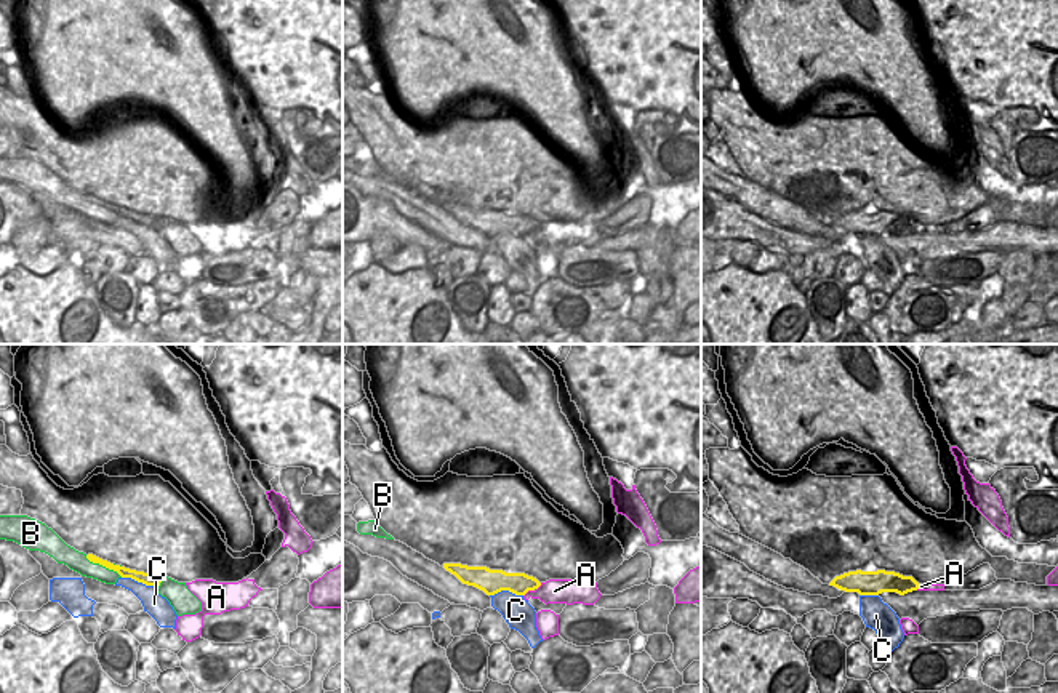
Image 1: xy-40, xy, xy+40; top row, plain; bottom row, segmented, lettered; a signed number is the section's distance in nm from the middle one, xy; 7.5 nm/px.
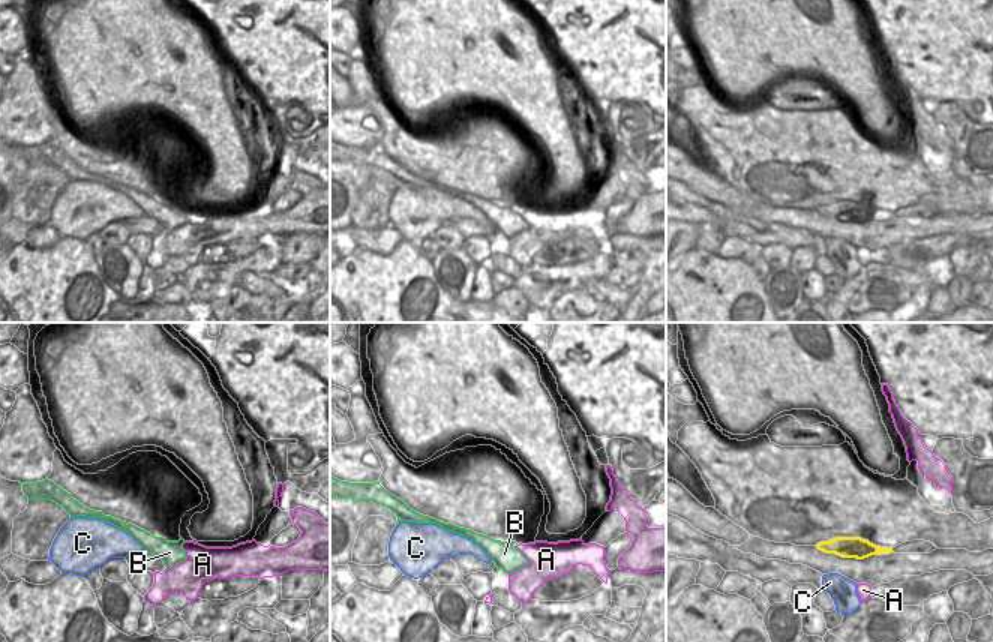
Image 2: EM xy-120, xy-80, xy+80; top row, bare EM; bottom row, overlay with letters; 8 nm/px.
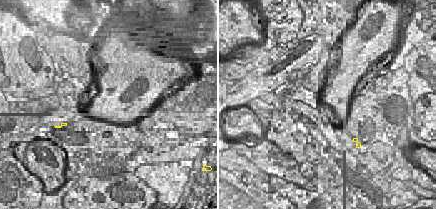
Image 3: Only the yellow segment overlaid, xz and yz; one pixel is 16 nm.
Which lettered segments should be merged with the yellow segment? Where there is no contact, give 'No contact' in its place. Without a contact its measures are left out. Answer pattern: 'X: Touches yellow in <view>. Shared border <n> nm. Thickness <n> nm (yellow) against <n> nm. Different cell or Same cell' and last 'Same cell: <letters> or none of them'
A: Touches yellow in xy. Shared border 100 nm. Thickness 170 nm (yellow) against 190 nm. Different cell
B: Touches yellow in xy-40. Shared border 320 nm. Thickness 80 nm (yellow) against 150 nm. Same cell
C: Touches yellow in xy-40. Shared border 280 nm. Thickness 90 nm (yellow) against 170 nm. Different cell
Same cell: B

